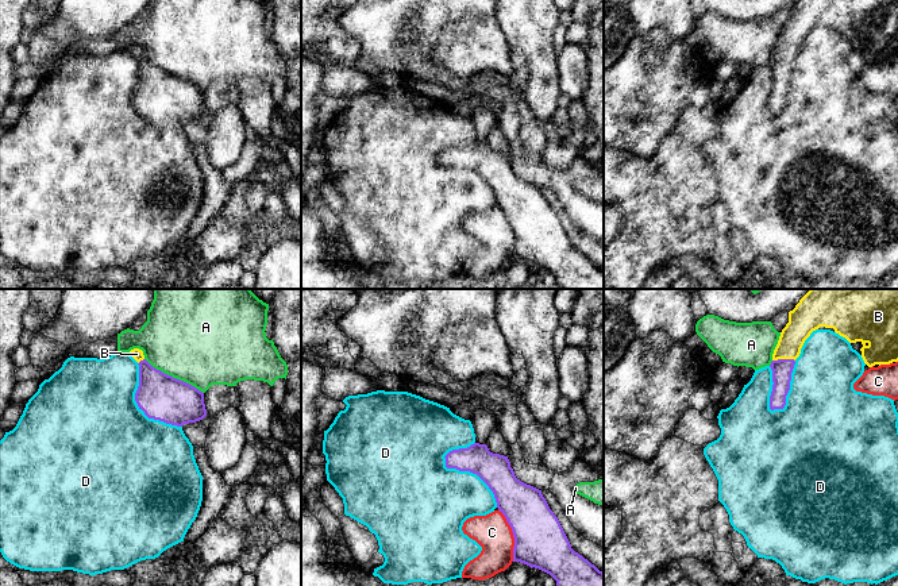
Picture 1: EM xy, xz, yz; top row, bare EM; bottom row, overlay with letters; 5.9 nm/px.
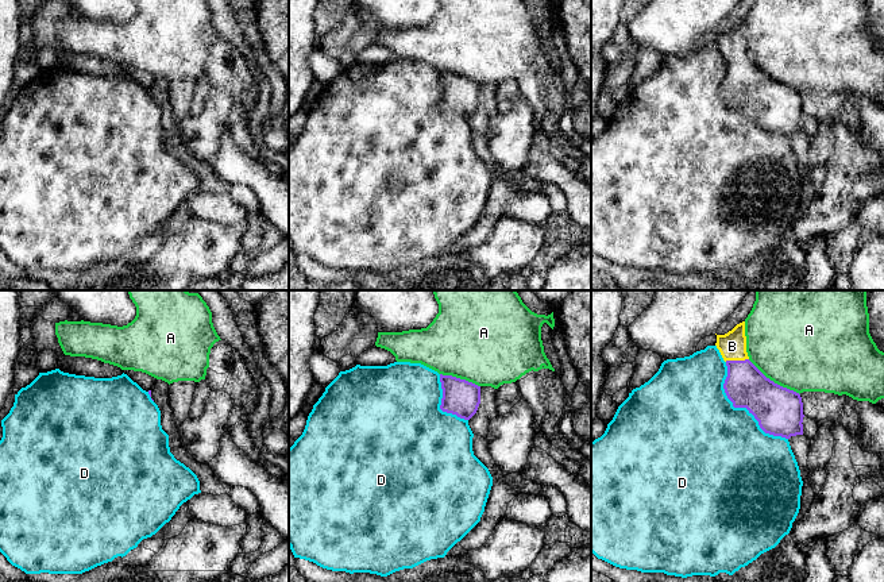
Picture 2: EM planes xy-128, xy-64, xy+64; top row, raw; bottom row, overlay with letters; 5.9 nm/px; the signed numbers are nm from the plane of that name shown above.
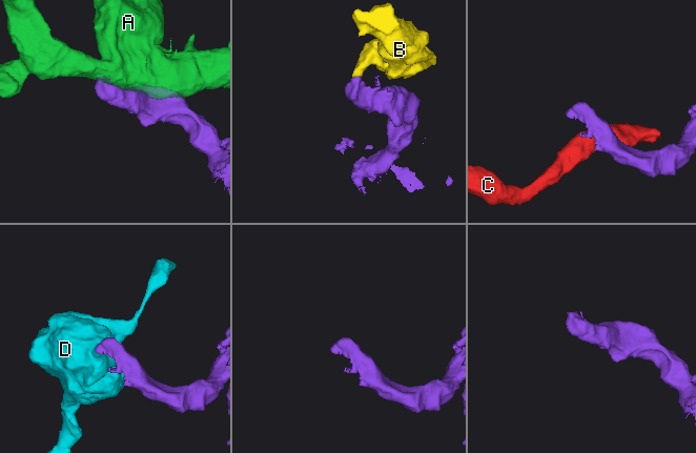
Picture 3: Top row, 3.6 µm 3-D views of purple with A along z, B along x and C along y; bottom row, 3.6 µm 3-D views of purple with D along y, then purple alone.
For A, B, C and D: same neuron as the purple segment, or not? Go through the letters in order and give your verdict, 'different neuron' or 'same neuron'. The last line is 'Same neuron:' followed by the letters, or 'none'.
A: different neuron
B: same neuron
C: different neuron
D: different neuron
Same neuron: B

